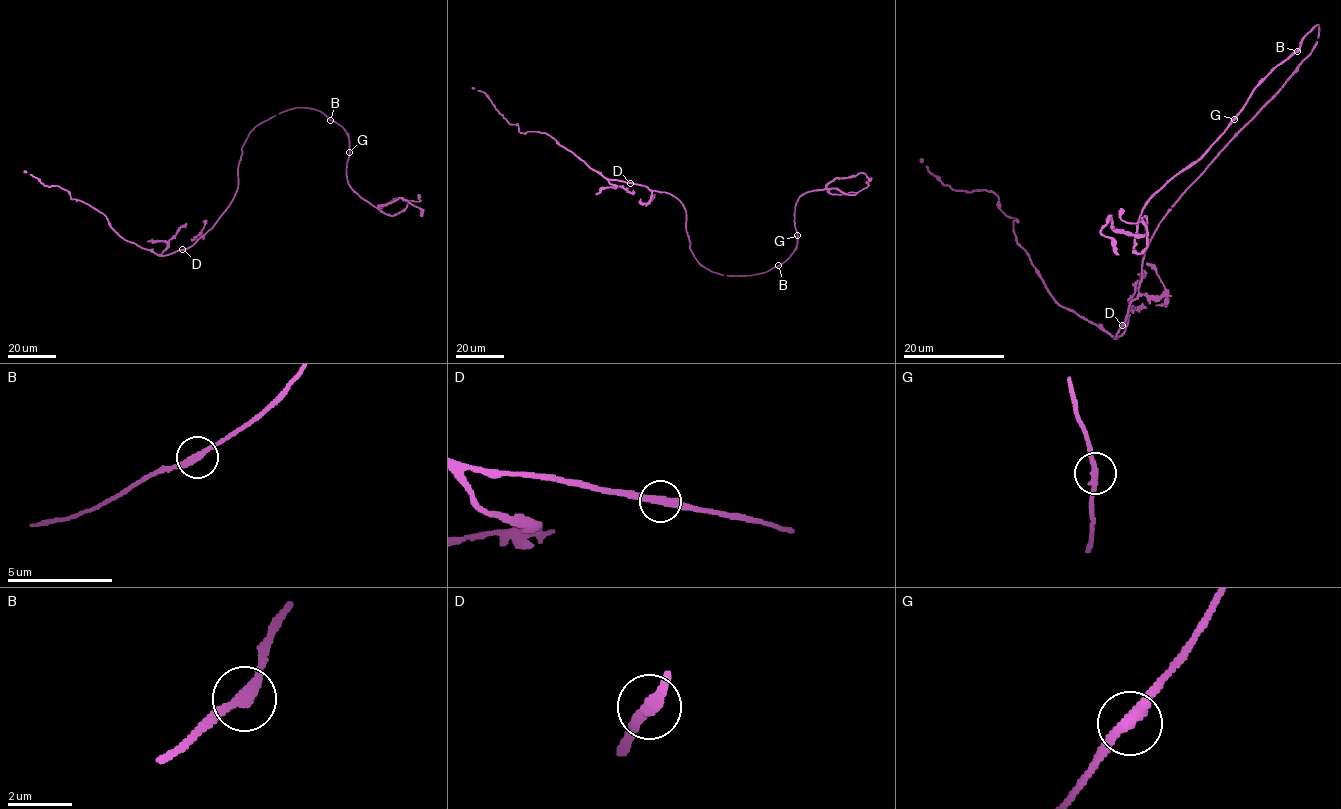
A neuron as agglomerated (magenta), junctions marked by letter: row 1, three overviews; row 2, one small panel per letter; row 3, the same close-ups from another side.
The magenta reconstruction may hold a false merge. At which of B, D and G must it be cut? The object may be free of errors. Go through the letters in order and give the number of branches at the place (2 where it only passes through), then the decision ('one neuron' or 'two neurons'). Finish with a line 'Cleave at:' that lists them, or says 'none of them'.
B: branches 2; one neuron
D: branches 2; one neuron
G: branches 2; one neuron
Cleave at: none of them

